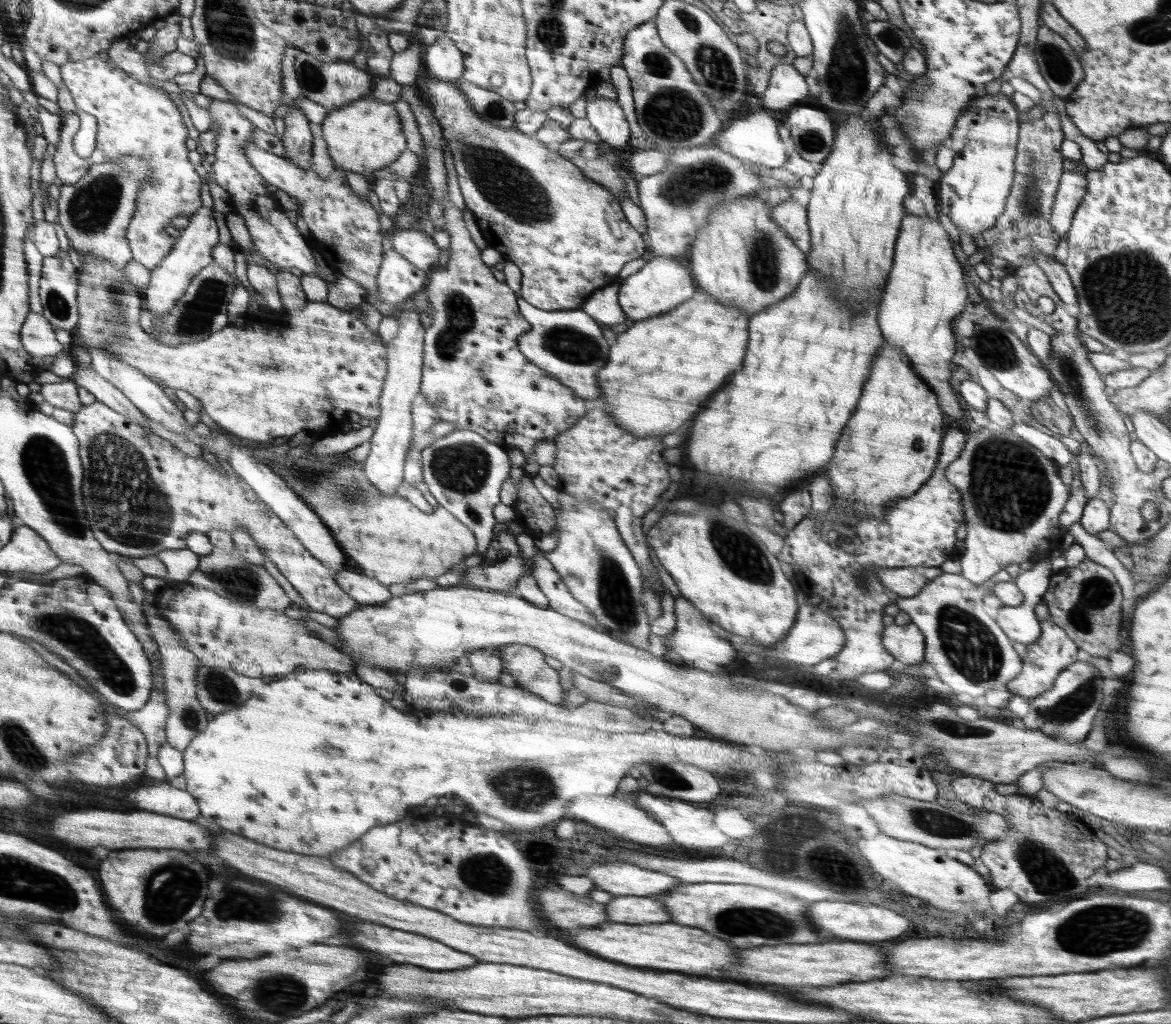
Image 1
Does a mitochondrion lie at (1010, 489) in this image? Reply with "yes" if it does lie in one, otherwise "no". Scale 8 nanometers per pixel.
yes

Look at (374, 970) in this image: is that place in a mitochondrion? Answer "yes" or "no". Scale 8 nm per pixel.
no

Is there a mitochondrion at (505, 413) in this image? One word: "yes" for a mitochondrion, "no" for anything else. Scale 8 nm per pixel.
no

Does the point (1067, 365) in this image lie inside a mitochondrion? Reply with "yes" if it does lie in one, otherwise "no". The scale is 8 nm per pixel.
yes

